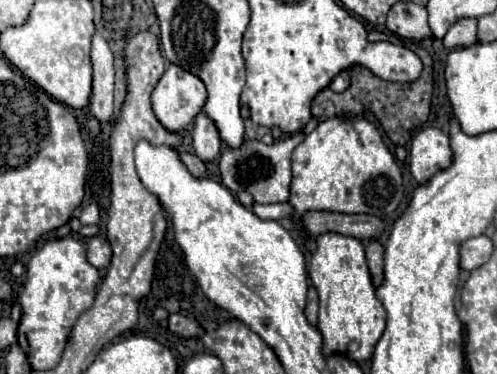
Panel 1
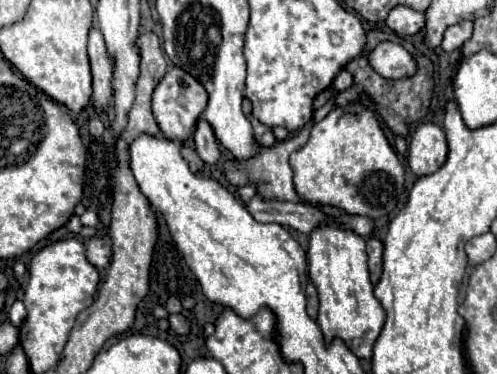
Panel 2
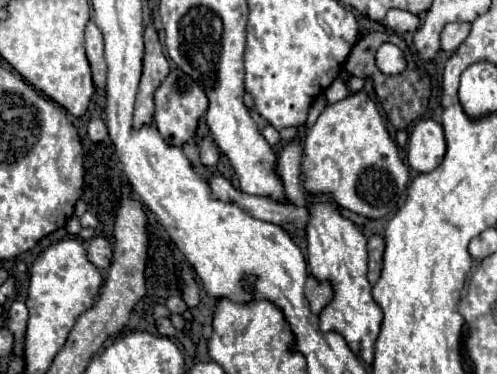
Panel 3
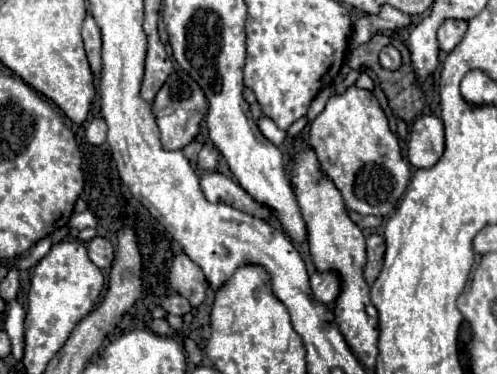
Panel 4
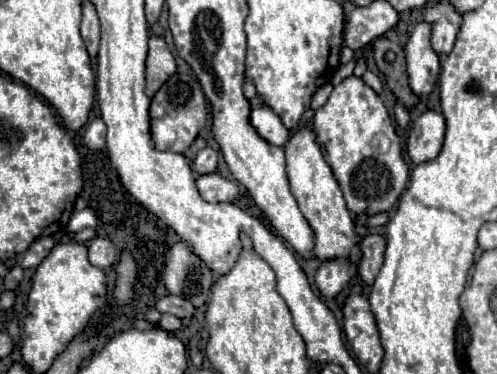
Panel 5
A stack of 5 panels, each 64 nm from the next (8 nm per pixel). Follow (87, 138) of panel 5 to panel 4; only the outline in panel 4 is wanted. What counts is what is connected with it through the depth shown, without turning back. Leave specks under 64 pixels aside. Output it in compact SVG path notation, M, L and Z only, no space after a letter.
M94 118L86 128L86 140L92 146L100 146L106 140L106 124L102 118Z

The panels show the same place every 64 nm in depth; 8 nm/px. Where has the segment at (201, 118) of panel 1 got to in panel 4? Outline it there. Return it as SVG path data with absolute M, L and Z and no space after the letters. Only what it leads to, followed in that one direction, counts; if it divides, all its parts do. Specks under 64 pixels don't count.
M212 148L200 150L200 154L198 154L198 166L202 170L214 170L216 164L218 164L218 150L212 150Z

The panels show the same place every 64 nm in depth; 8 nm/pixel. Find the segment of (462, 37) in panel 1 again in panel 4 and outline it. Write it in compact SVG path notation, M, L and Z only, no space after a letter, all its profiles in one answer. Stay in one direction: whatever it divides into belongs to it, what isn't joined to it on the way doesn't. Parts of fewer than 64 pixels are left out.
M444 20L444 24L438 28L438 46L444 52L450 52L464 36L466 22L464 20Z

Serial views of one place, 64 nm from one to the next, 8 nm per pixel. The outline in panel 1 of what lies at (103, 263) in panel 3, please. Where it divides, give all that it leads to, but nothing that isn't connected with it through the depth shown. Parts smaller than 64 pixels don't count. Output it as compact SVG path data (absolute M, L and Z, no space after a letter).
M90 238L88 244L86 244L86 256L88 256L88 262L94 266L94 268L106 268L112 260L112 250L110 250L110 244L106 238Z

